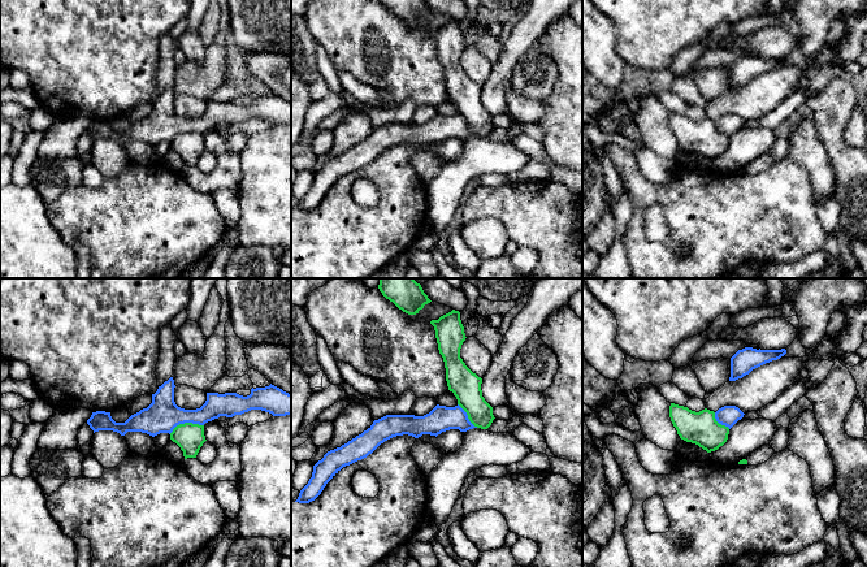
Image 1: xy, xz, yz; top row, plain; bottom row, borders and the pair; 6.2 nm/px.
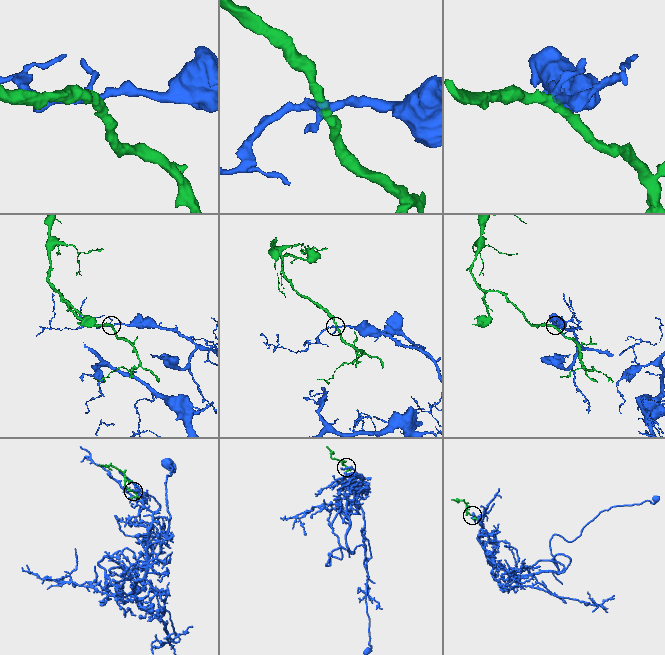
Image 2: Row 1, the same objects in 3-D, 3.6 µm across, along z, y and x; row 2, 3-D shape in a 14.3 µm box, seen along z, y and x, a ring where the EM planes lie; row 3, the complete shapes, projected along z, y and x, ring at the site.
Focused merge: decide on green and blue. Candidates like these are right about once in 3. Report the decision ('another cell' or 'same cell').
another cell

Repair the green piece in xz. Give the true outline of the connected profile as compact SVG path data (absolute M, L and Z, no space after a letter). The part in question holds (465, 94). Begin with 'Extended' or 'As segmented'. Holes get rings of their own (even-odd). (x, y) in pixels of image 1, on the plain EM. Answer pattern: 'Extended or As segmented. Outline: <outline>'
As segmented. Outline: M452 18L430 33L434 35L438 59L445 70L448 99L454 101L469 130L477 137L487 138L495 126L493 116L482 105L482 87L460 66L460 57L467 47L460 21Z

